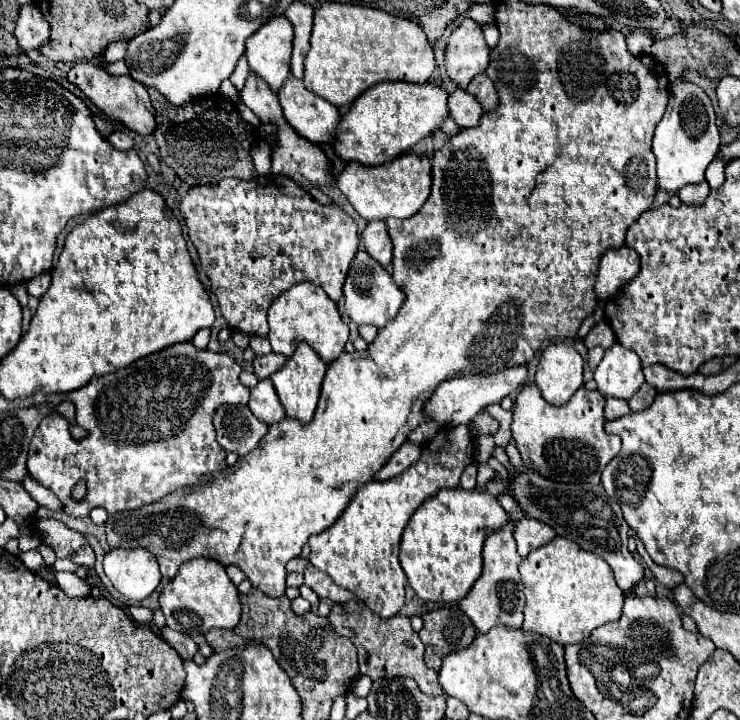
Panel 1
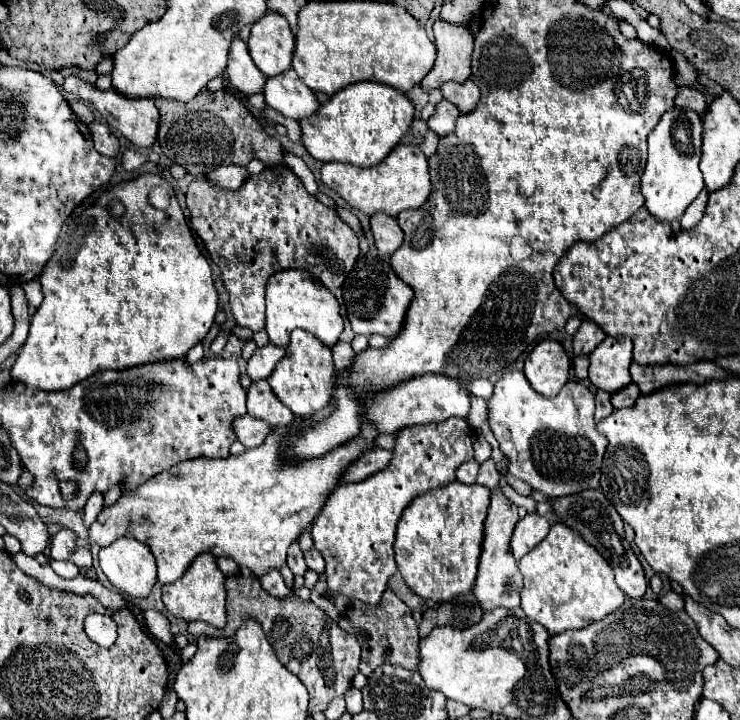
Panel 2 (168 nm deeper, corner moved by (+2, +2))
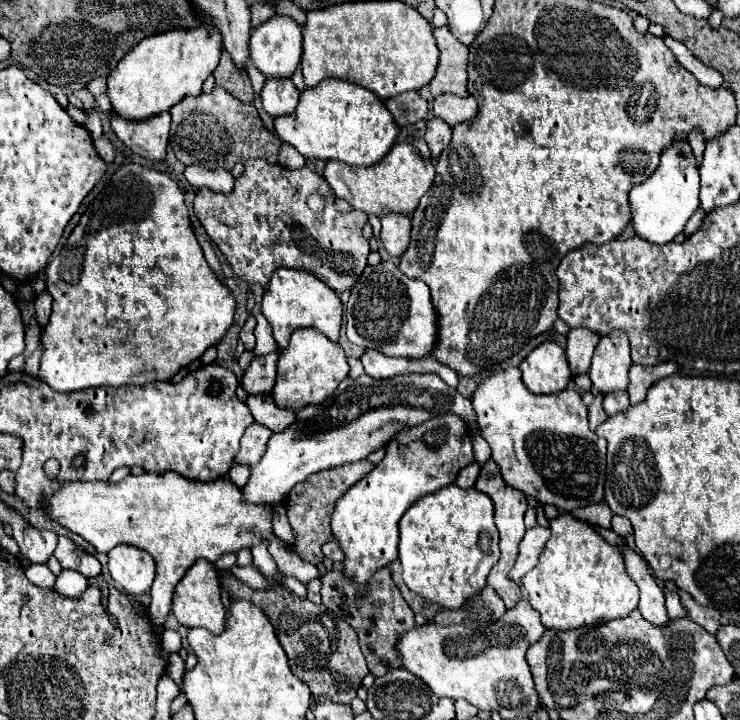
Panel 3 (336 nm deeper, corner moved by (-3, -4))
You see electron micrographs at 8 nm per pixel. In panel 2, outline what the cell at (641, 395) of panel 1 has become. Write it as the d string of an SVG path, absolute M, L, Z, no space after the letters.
M631 383L631 385L627 385L627 389L621 389L619 393L613 393L613 395L611 395L611 401L613 401L613 405L615 405L617 409L623 409L623 407L635 405L635 401L637 401L639 395L641 395L641 393L639 393L639 387L637 387L635 383Z

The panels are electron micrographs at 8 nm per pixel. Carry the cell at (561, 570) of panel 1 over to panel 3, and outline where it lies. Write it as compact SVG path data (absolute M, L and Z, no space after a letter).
M560 513L550 521L550 541L540 563L522 579L530 605L540 613L544 627L562 631L584 625L600 625L620 619L638 607L638 587L626 573L624 557L604 543L594 527L572 513Z

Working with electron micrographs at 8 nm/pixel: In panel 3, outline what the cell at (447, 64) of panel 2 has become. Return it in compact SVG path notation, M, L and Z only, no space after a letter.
M448 27L434 29L434 37L440 49L440 63L436 69L434 79L424 85L418 93L426 101L436 99L442 93L452 93L458 97L466 97L466 65L468 65L468 47L464 47Z

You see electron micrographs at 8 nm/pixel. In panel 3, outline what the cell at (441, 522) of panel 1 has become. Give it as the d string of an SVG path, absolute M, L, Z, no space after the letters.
M458 485L418 499L400 519L398 559L410 591L446 609L462 607L468 597L486 587L488 573L500 559L492 501L476 489L460 489Z

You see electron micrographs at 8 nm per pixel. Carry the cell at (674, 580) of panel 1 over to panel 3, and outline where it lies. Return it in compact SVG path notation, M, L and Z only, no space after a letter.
M682 589L678 591L678 595L680 595L680 599L682 599L682 603L684 603L690 619L692 619L694 623L698 623L698 625L700 625L704 631L708 631L710 635L716 635L718 627L722 625L720 613L718 613L716 609L712 609L712 607L700 607L700 605L698 605L692 597L688 597L688 593L682 591Z

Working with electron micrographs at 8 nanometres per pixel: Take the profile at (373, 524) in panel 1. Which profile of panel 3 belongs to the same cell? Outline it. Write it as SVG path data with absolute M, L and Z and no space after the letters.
M454 413L438 415L416 427L404 427L392 437L384 459L344 493L332 513L332 535L346 553L344 573L358 583L366 583L372 571L398 559L398 521L404 511L420 497L452 485L458 471L474 463L468 429Z

